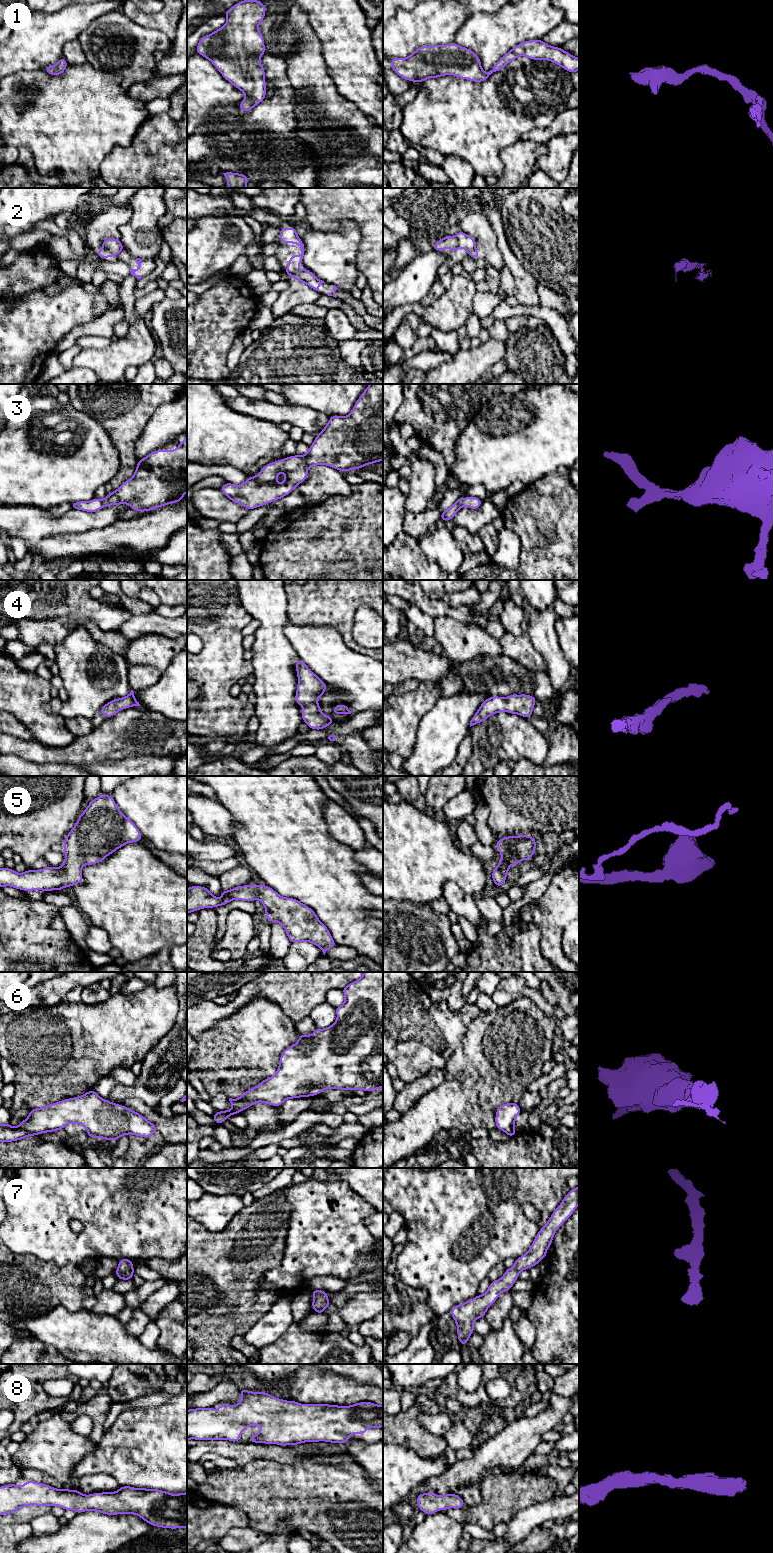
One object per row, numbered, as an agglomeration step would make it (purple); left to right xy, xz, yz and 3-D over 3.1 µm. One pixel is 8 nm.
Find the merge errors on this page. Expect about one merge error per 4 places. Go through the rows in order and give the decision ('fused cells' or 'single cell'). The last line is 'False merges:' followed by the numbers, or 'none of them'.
1: single cell
2: fused cells
3: single cell
4: single cell
5: single cell
6: single cell
7: single cell
8: single cell
False merges: 2

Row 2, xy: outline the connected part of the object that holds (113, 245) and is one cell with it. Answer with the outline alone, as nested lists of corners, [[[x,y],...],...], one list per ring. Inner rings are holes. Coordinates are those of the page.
[[[106,238],[103,240],[102,247],[112,253],[118,254],[124,251],[123,244],[117,238]]]

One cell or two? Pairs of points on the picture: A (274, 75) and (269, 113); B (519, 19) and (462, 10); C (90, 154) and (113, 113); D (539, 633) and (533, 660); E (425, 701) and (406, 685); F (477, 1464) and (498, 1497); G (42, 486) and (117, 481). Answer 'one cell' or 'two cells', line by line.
A: one cell
B: two cells
C: one cell
D: two cells
E: two cells
F: two cells
G: two cells

